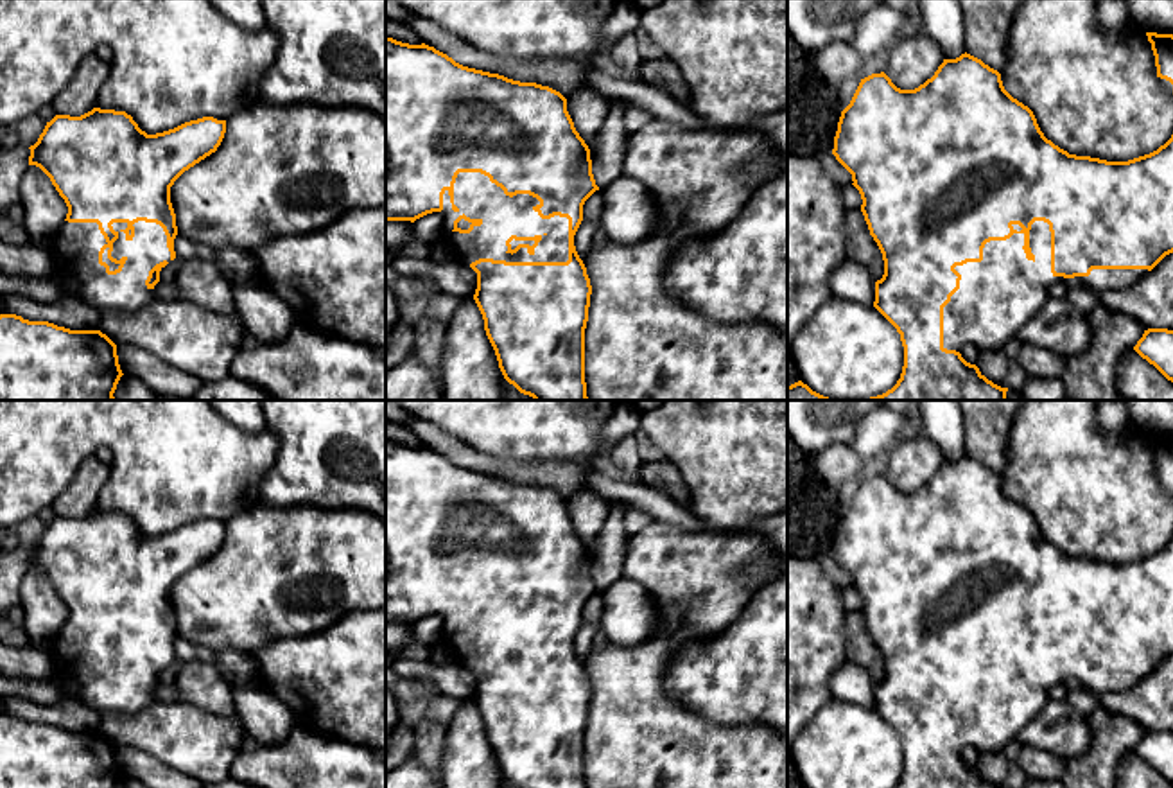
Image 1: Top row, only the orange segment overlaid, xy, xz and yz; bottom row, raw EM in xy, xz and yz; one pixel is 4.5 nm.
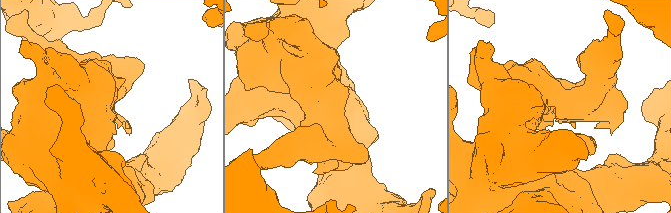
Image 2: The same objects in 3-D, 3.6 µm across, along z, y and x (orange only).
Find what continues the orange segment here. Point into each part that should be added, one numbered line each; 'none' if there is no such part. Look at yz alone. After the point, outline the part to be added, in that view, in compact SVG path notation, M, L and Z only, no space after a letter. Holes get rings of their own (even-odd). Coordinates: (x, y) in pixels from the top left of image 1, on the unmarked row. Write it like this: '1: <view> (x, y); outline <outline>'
1: yz (996, 699); outline M1035 623L1030 632L1033 662L1022 652L1024 635L1006 643L990 643L983 650L981 664L967 664L954 671L961 677L960 691L943 709L943 750L961 754L967 747L983 752L1003 752L1006 743L1028 725L1049 702L1049 689L1058 684L1083 687L1094 695L1121 693L1148 677L1148 671L1092 671L1089 679L1064 680L1051 675L1051 634L1044 623Z

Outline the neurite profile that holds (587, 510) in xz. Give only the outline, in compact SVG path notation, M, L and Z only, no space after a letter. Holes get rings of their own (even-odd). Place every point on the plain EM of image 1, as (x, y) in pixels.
M585 490L567 501L567 513L579 538L590 547L601 535L610 504L599 494Z

